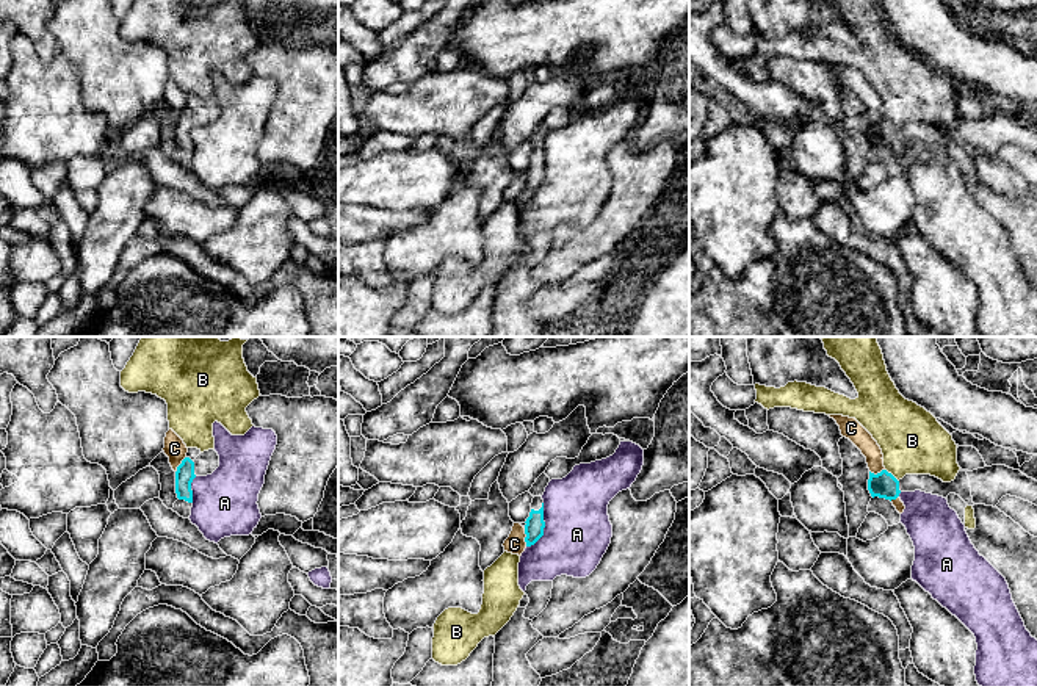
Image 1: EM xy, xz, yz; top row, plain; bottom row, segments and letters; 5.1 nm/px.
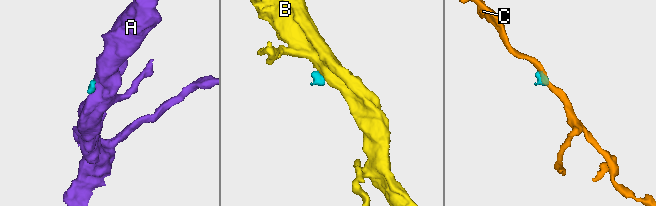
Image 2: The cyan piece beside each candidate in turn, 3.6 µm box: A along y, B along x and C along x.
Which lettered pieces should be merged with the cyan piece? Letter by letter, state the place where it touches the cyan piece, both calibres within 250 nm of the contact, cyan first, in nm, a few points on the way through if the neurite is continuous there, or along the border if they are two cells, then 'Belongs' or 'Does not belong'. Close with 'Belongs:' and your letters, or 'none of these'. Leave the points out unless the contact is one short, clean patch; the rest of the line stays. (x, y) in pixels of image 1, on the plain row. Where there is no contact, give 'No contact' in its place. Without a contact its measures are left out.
A: Touches cyan at xz (544, 176). Thickness 100 nm (cyan) against 340 nm. Boundary: xz (544, 152), (544, 182), (527, 196). Does not belong
B: Touches cyan at yz (892, 124). Thickness 140 nm (cyan) against 320 nm. Boundary: yz (885, 118), (898, 130). Does not belong
C: Touches cyan at xz (525, 187). Thickness 100 nm (cyan) against 100 nm. Boundary: xz (523, 177), (527, 194). Does not belong
Belongs: none of these

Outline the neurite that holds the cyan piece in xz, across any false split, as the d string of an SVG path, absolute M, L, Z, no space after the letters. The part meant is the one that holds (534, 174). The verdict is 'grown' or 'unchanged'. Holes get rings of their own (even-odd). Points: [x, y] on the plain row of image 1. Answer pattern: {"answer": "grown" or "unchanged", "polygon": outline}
{"answer": "grown", "polygon": "M534 146L531 152L529 166L525 171L525 191L526 196L534 194L544 185L544 149L542 146Z"}

